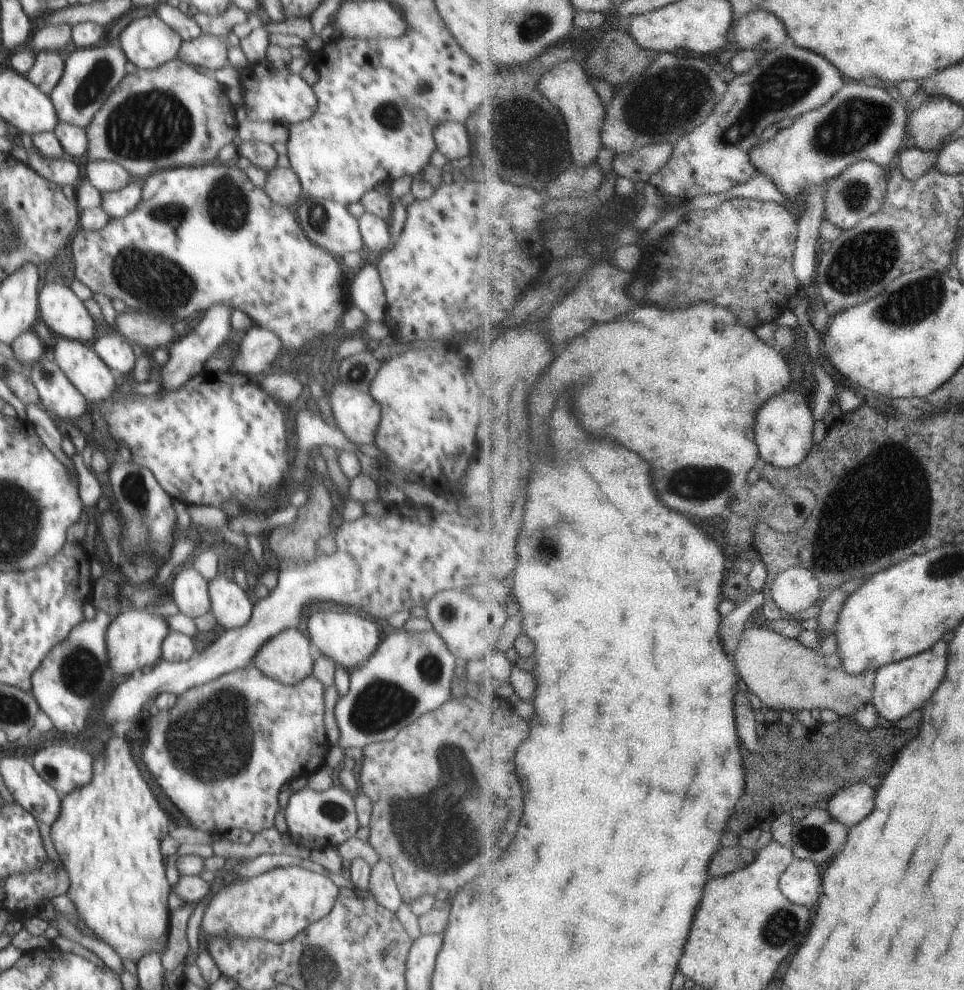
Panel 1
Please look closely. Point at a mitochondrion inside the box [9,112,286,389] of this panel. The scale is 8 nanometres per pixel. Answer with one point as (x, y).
(153, 281)

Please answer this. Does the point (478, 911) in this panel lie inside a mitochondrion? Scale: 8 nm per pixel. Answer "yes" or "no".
no

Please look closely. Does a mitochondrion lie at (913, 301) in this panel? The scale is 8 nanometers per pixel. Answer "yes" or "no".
yes

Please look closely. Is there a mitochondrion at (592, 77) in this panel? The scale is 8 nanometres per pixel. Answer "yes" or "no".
no

